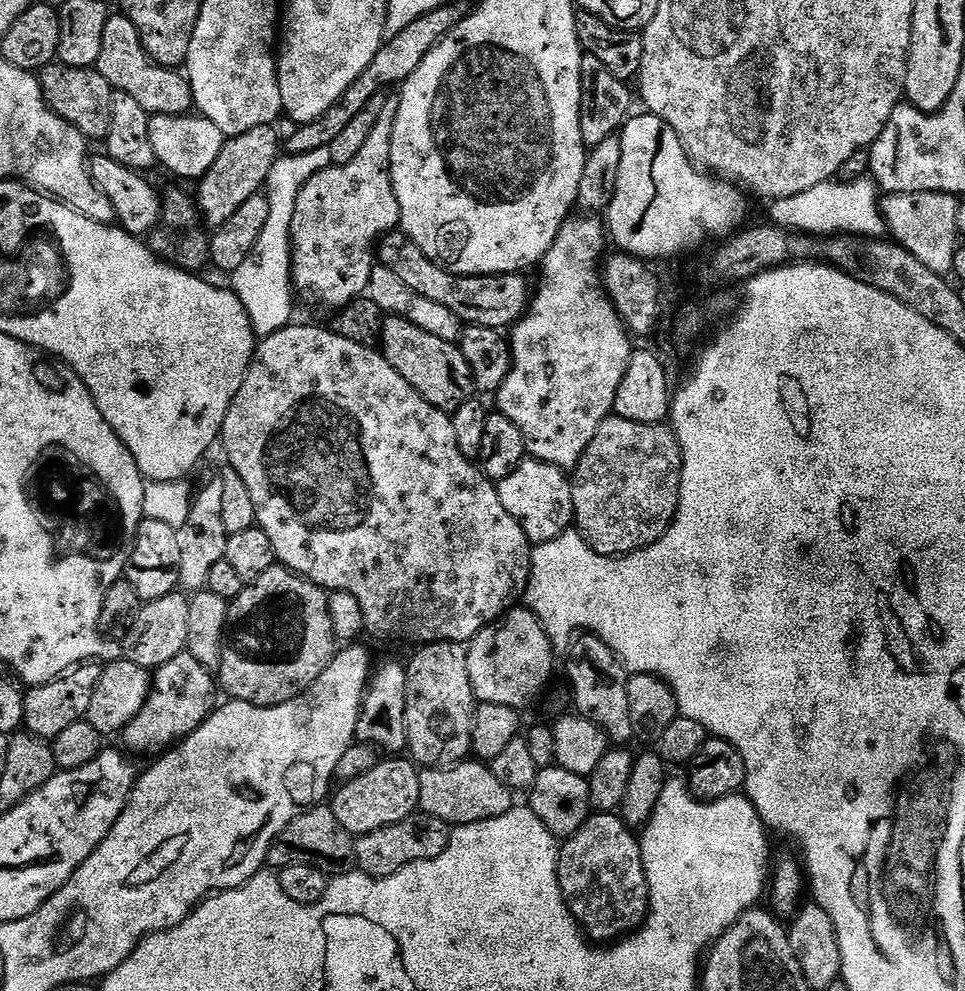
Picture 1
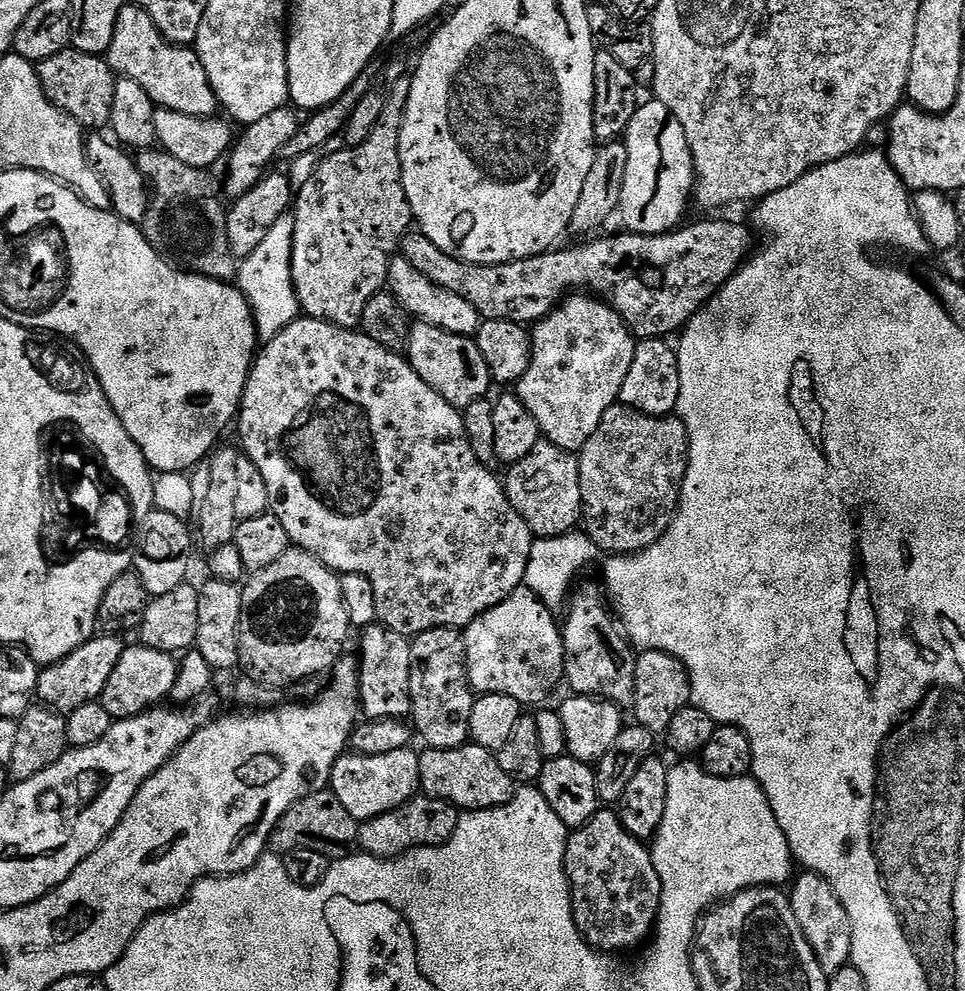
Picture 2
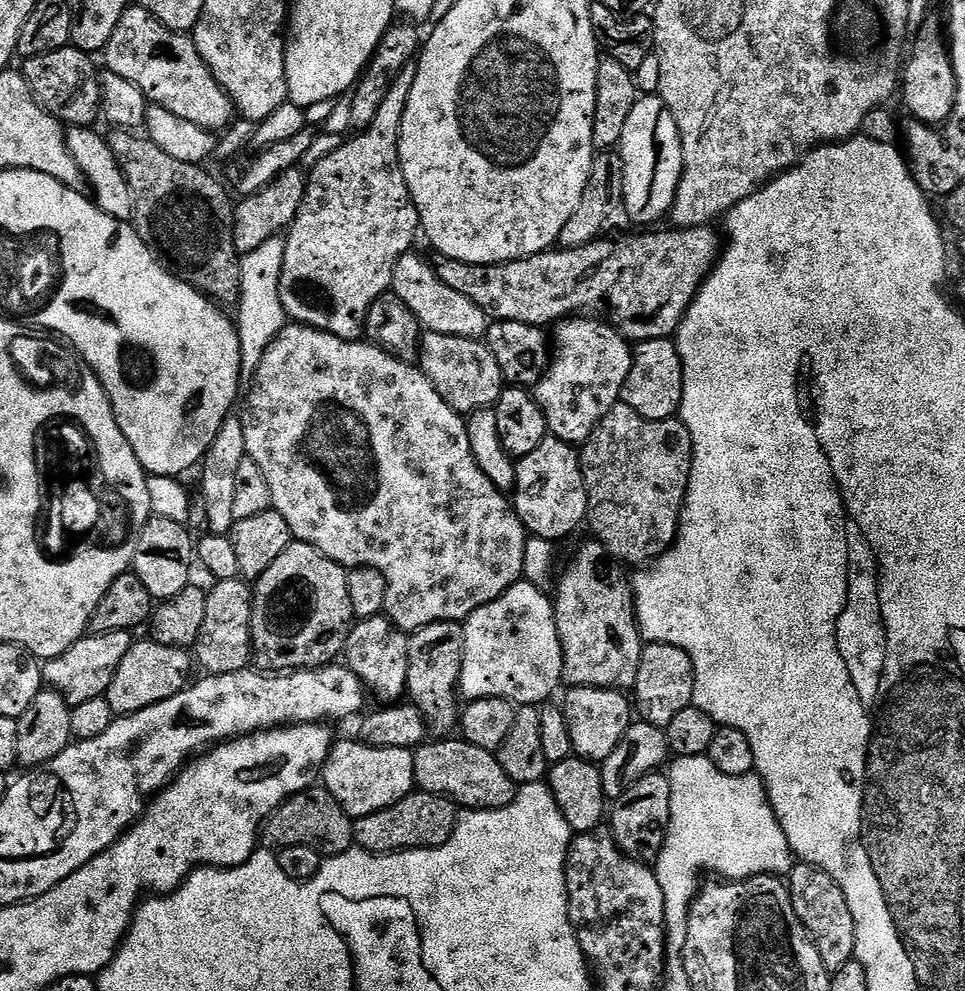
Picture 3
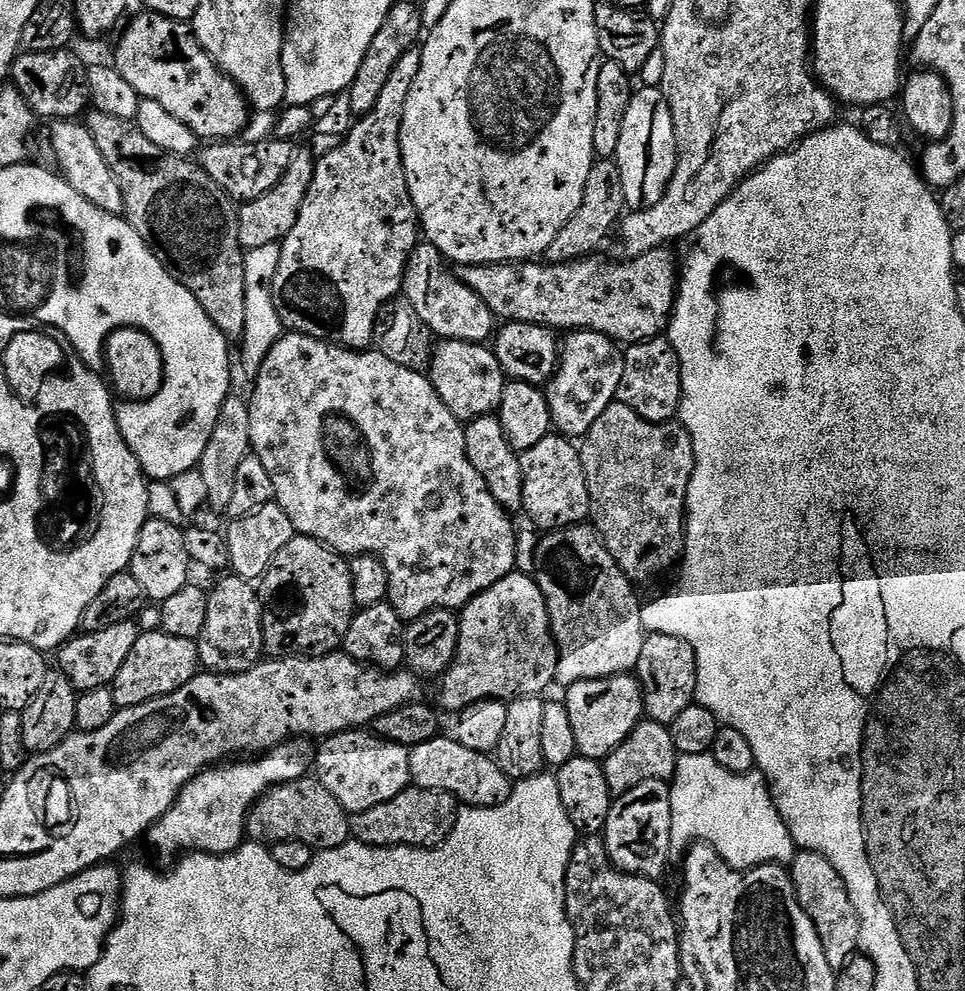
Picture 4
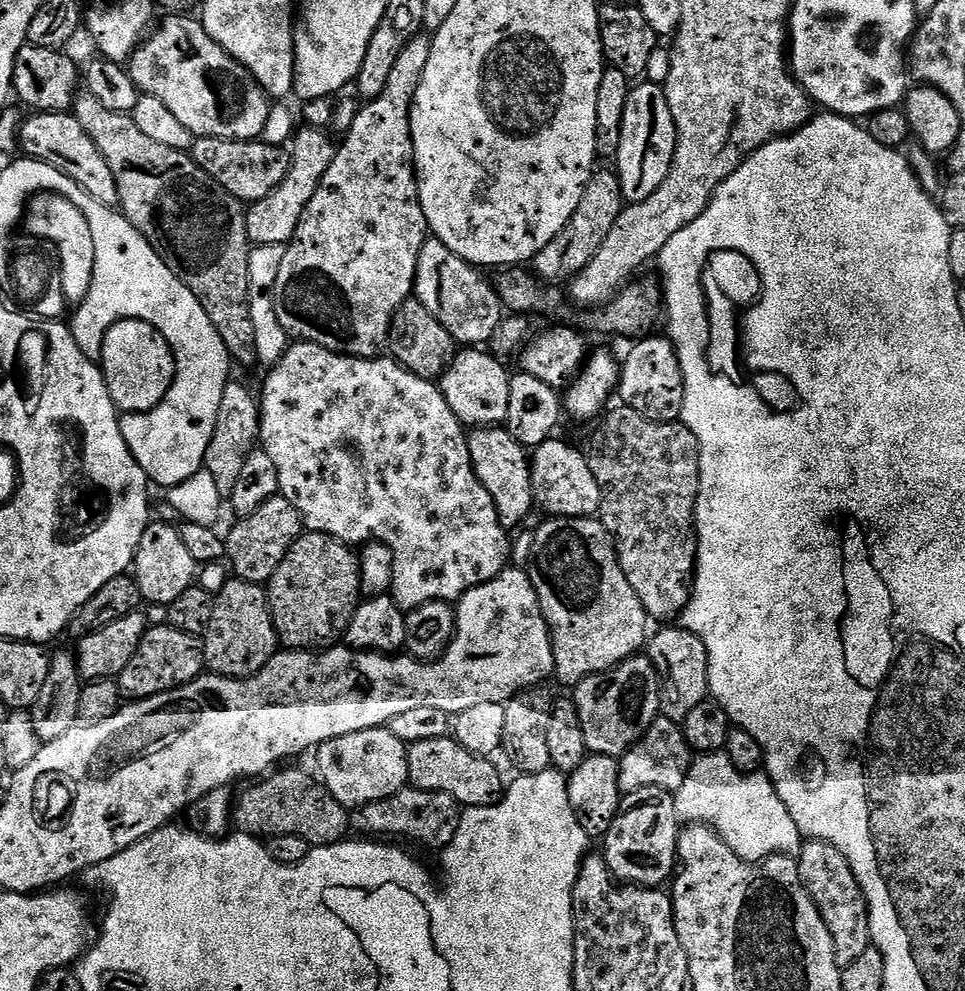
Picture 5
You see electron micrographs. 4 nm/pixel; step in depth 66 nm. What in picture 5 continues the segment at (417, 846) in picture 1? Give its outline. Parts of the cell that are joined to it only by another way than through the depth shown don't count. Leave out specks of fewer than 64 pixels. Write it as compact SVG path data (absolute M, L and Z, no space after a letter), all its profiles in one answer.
M404 787L401 792L382 802L370 802L355 809L350 816L353 833L364 838L392 838L401 836L404 840L417 840L420 844L433 844L436 850L443 849L458 834L462 808L456 800L445 792L427 792L421 788Z

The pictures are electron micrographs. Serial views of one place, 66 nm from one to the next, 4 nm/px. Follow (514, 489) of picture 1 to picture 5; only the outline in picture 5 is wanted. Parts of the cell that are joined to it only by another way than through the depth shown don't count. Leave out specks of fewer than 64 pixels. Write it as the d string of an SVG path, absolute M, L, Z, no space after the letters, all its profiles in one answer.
M553 438L542 442L536 448L531 449L530 463L532 466L532 499L537 509L548 512L549 517L561 520L582 520L592 518L600 511L600 487L594 482L594 476L590 474L587 455L559 438Z

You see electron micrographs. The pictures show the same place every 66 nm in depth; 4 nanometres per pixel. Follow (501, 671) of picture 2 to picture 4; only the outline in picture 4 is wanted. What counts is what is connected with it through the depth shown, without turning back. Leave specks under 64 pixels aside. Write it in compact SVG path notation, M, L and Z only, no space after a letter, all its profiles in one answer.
M519 570L502 582L494 582L490 590L482 590L459 613L460 637L454 662L444 673L440 684L440 700L448 708L459 710L479 700L511 702L518 696L540 696L556 680L558 654L552 641L552 627L544 595L529 573Z

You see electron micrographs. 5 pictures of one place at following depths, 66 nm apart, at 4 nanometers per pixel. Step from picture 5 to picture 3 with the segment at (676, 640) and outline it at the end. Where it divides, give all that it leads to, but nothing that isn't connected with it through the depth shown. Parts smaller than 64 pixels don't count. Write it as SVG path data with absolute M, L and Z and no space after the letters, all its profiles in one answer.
M645 643L638 662L638 678L634 689L634 708L639 719L667 729L680 711L693 707L694 662L686 650L669 644Z

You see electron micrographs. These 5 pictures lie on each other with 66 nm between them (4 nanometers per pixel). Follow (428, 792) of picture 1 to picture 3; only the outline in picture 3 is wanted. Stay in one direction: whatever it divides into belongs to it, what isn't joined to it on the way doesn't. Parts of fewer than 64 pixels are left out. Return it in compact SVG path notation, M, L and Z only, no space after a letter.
M440 738L421 744L414 752L414 778L419 791L445 796L464 810L505 808L516 800L518 791L510 774L502 770L499 755L467 744L462 738Z

